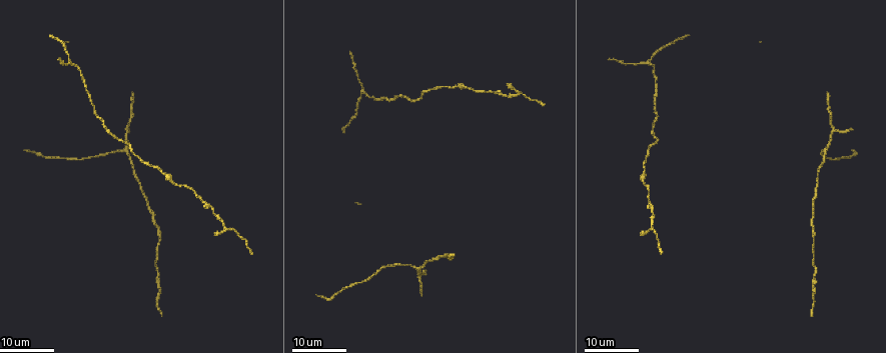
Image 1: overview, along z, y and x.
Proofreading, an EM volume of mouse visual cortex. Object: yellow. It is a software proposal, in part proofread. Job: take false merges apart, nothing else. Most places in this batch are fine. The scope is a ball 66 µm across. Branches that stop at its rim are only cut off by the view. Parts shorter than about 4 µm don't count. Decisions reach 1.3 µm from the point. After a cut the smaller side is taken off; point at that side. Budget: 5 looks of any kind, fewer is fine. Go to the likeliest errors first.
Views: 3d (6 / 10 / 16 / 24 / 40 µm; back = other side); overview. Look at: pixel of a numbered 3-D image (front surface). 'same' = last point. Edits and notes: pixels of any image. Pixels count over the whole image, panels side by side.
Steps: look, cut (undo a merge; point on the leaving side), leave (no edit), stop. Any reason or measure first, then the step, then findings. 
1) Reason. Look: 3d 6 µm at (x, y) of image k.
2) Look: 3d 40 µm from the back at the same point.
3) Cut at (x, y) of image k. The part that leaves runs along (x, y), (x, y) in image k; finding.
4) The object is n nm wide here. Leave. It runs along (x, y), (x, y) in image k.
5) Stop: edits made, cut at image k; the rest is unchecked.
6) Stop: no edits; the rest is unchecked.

A fork. Look: 3d 16 µm at (124, 153) of image 1.

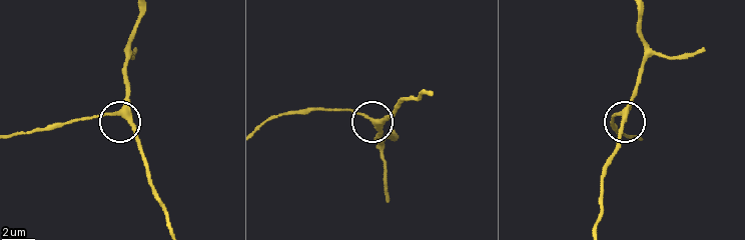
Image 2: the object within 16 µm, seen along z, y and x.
Look: 3d 6 µm at (626, 115) of image 2.

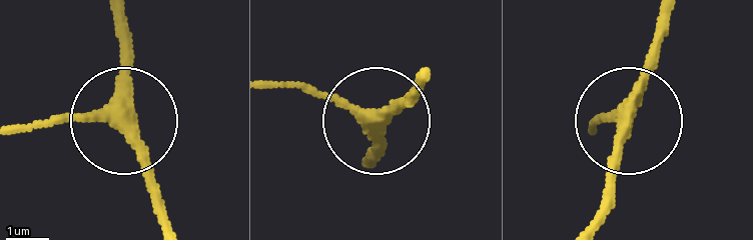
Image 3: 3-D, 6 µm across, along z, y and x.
3 arms meet here. Leave. Continuous, no second neuron.

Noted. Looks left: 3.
Three-way junction. Look: 3d 16 µm at (363, 91) of image 1.

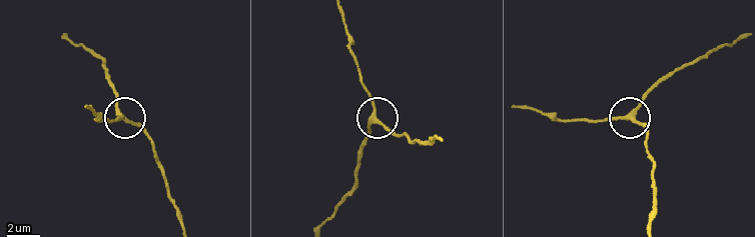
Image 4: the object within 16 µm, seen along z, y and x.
Look: 3d 10 µm at (629, 119) of image 4.

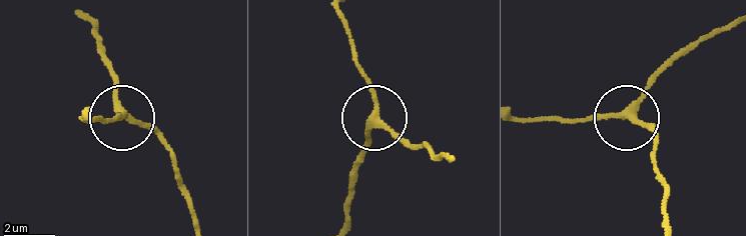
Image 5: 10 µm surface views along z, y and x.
From behind. Look: 3d 10 µm from the back at (378, 118) of image 5.

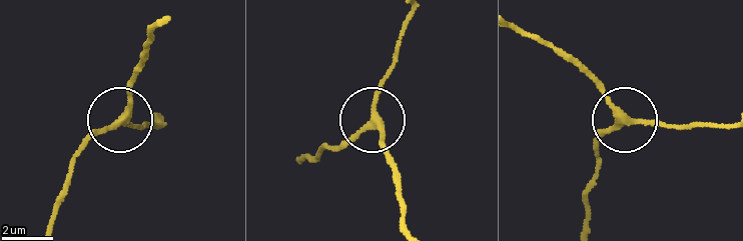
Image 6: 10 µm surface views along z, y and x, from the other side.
3 arms meet here. Leave. One neuron here.

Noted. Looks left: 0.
Stop: no edits; the rest is unchecked.

